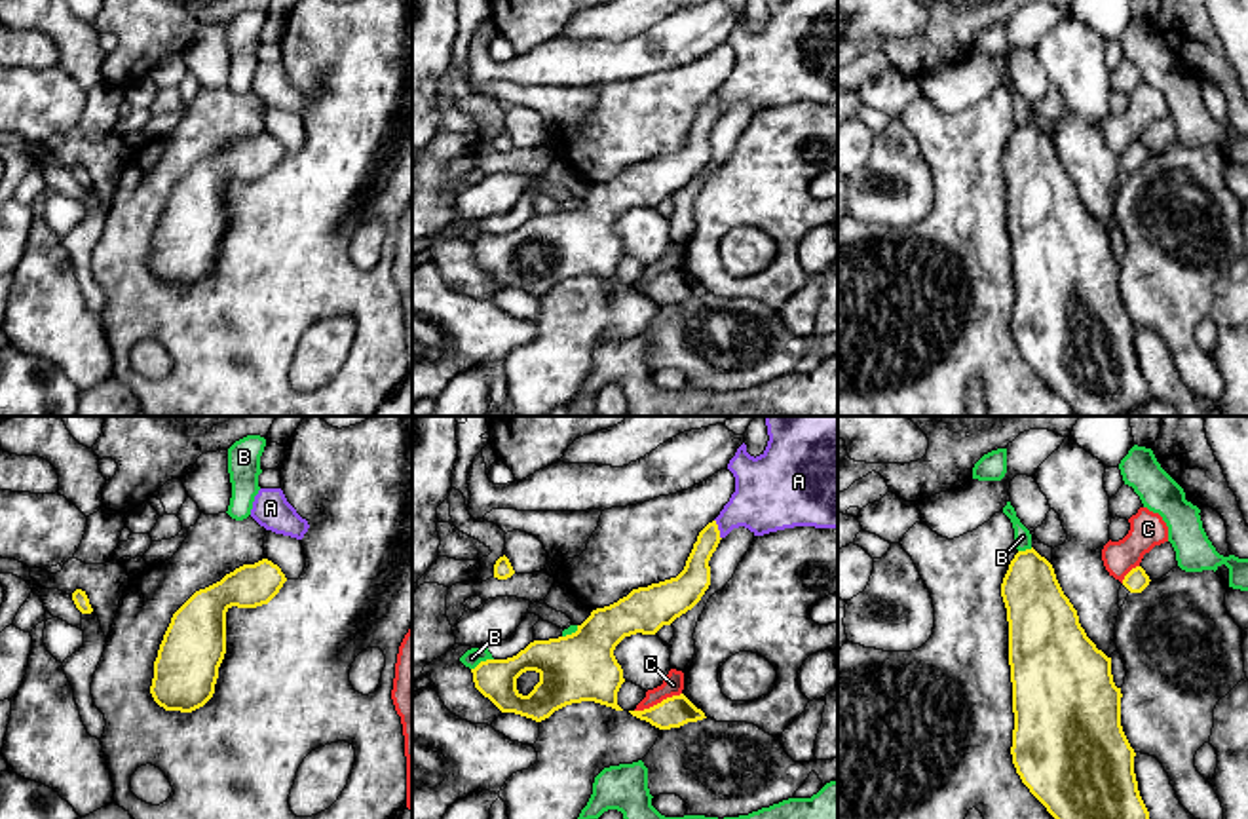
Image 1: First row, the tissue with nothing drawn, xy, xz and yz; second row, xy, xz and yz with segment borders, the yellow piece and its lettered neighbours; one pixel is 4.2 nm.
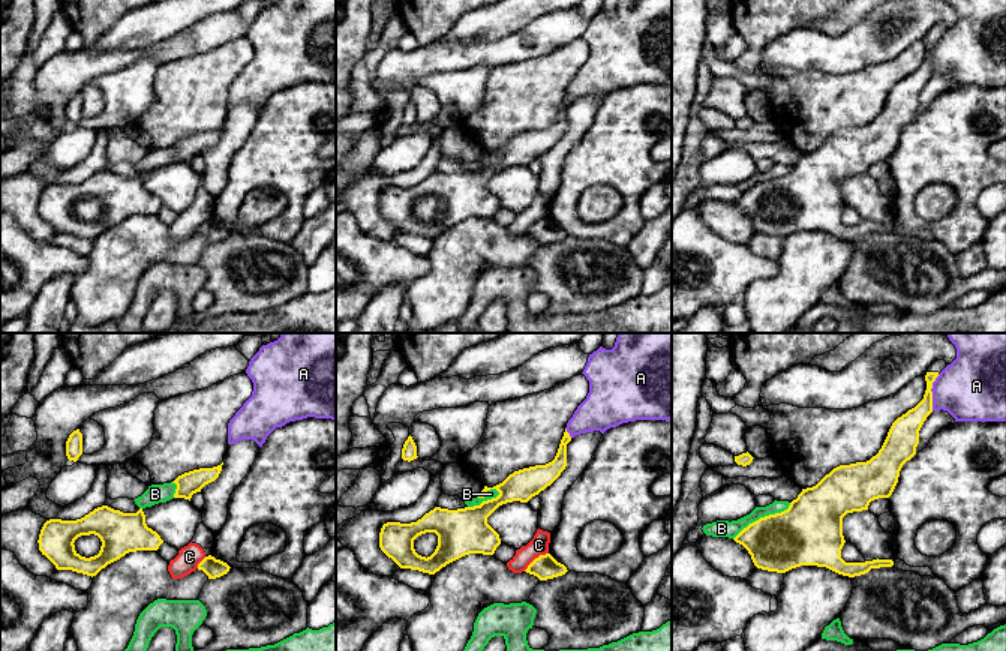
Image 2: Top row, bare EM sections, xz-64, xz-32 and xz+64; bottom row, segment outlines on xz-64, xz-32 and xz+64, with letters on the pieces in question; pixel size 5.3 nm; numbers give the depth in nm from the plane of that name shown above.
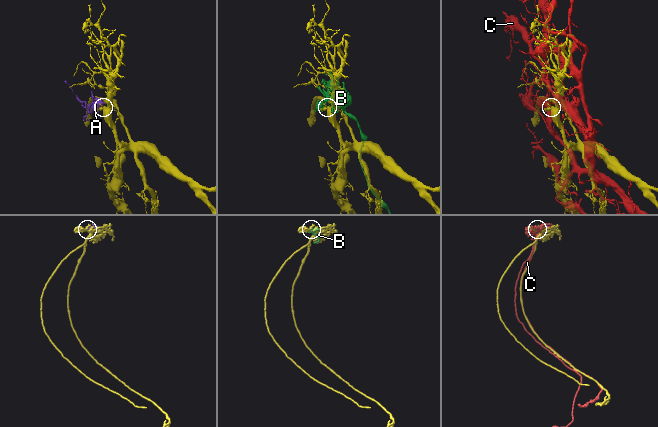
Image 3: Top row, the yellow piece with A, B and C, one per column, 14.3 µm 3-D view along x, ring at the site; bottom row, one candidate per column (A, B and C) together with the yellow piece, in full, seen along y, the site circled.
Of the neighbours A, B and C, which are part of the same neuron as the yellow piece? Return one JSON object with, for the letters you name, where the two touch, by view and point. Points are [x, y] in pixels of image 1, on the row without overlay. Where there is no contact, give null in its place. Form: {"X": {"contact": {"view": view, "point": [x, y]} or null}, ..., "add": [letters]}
{"A": {"contact": {"view": "xz", "point": [717, 103]}}, "add": ["A"]}

